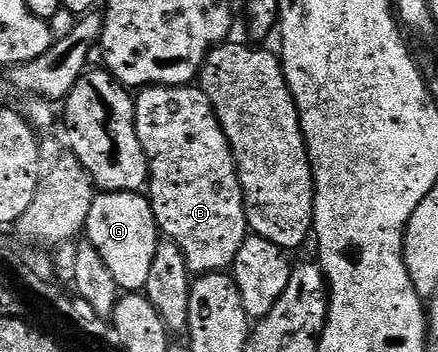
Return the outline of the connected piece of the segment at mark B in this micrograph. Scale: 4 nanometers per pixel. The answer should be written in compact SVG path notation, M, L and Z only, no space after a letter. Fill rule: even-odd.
M194 84L139 89L134 98L134 123L150 162L148 197L159 231L184 252L188 268L195 275L229 271L240 244L248 237L246 205L232 148L208 96Z

